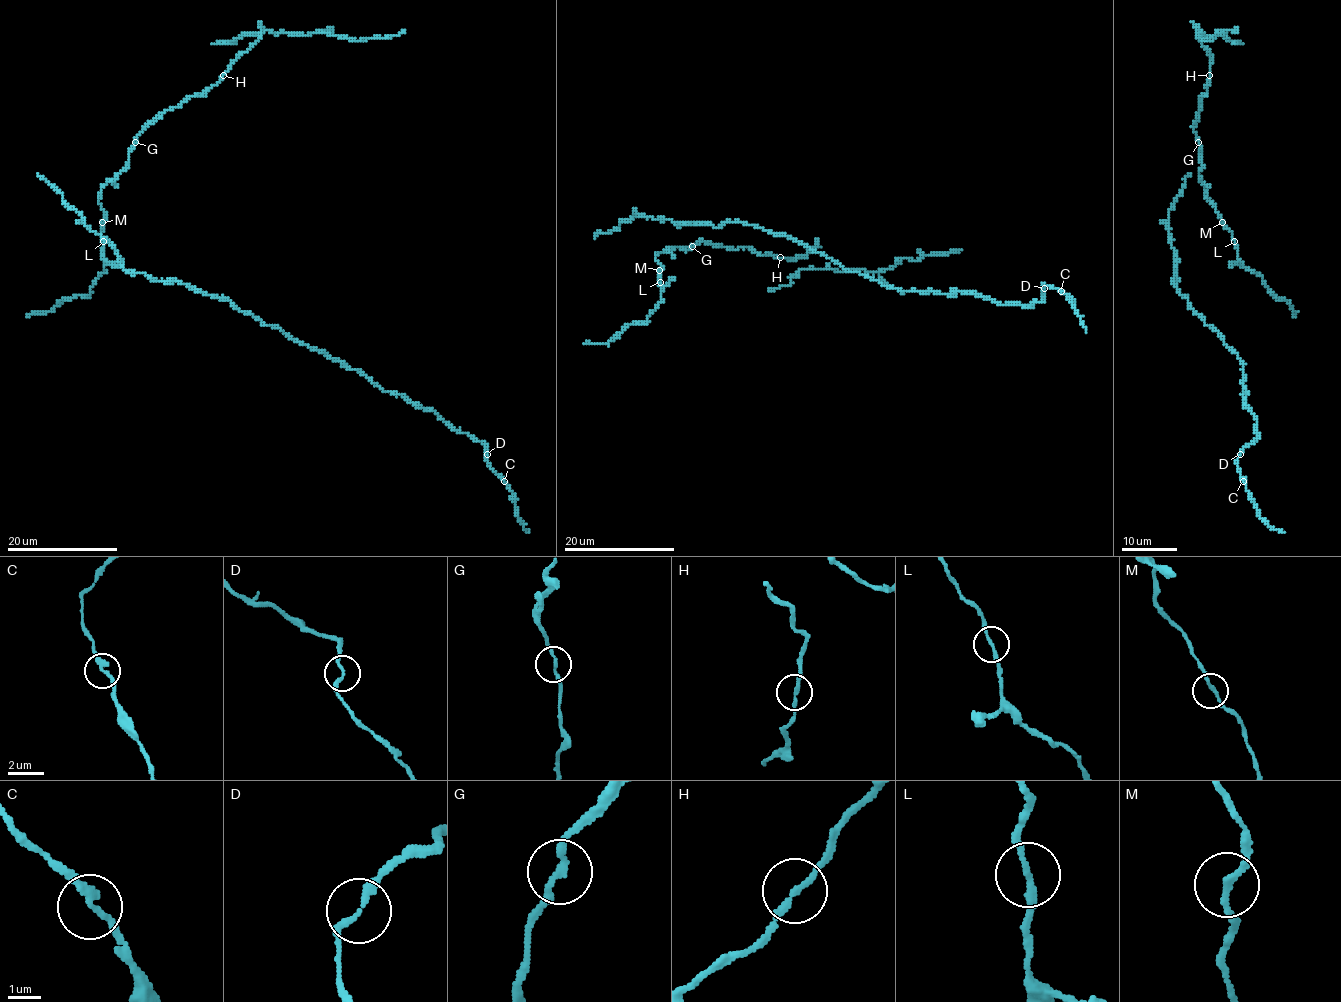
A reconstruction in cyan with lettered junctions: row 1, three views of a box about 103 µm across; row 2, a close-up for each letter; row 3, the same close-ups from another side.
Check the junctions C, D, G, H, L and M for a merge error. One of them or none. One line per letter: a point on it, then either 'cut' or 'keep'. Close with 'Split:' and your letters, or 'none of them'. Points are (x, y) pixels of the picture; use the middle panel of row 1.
C: at (1061, 291); keep
D: at (1044, 288); keep
G: at (692, 246); keep
H: at (780, 257); keep
L: at (660, 282); keep
M: at (659, 270); keep
Split: none of them

